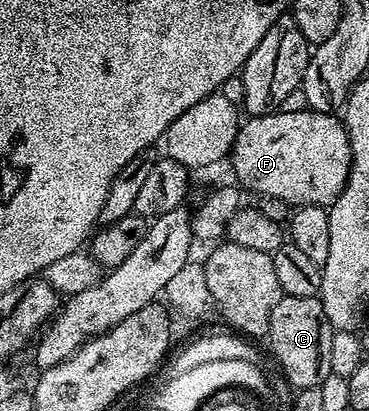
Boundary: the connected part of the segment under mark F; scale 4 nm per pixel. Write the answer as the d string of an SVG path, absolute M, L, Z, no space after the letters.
M278 109L271 114L254 114L237 127L232 162L236 181L246 191L253 190L254 195L279 196L279 200L293 208L328 208L341 195L349 179L353 163L349 128L336 113L321 114L312 109L303 112Z

